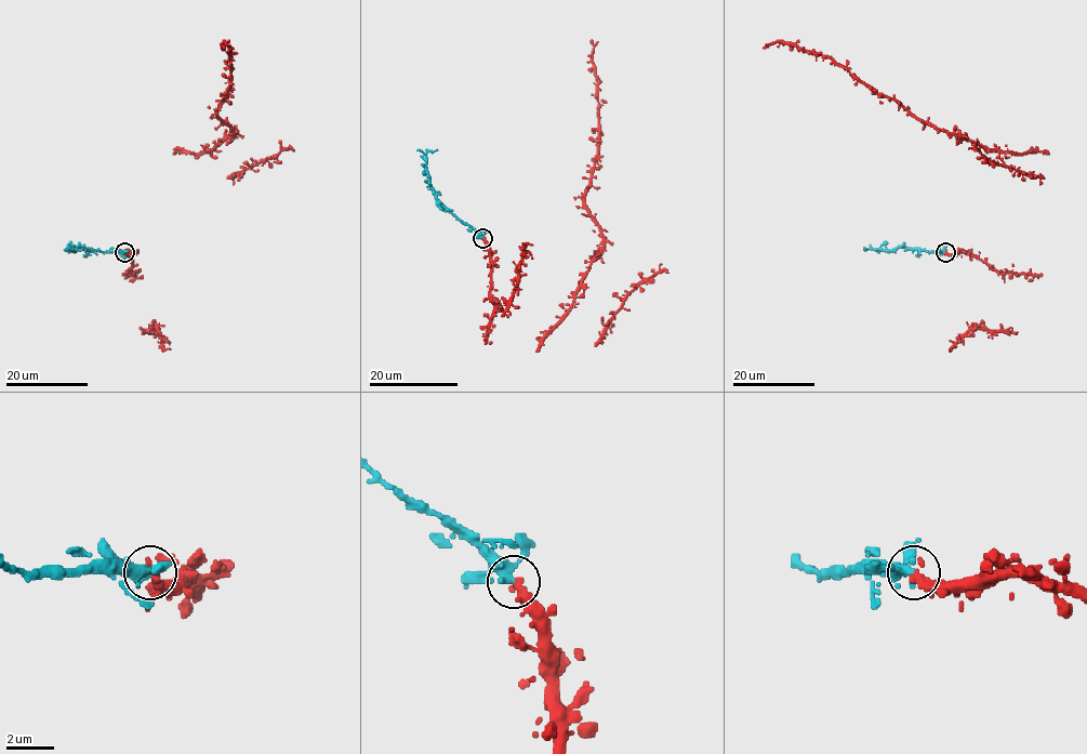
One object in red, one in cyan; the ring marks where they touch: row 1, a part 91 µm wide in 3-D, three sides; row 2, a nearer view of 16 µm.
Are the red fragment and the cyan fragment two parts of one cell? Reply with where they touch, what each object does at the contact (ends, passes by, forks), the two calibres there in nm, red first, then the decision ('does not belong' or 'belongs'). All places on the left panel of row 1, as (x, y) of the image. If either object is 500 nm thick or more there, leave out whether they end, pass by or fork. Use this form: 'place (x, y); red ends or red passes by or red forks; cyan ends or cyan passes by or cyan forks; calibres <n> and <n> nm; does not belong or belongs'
place (124, 252); red passes by; cyan forks; calibres 300 and 280 nm; belongs

